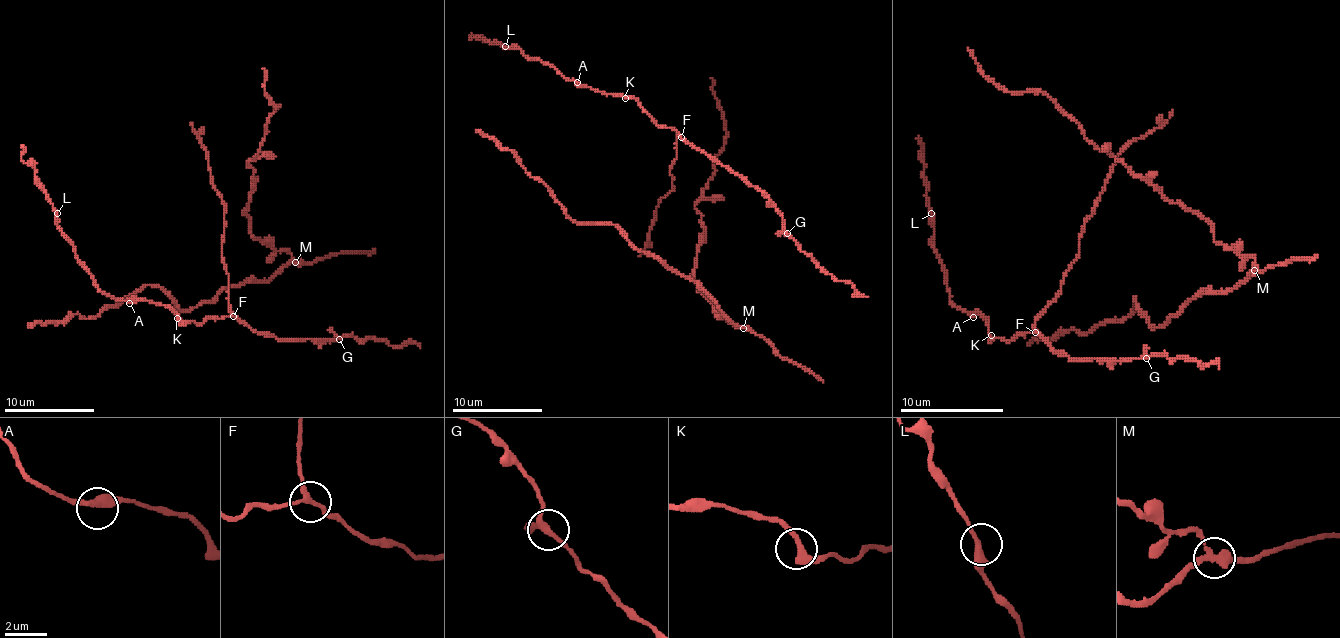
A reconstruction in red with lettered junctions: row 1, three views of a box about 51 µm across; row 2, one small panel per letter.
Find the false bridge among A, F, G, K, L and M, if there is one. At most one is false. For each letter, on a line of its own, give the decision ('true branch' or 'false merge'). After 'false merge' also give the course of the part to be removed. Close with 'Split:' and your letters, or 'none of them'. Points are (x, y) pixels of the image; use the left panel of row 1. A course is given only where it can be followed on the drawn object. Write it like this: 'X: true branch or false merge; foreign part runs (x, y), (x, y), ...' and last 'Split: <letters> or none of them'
A: true branch
F: true branch
G: true branch
K: true branch
L: true branch
M: false merge; foreign part runs (296, 262), (267, 280), (224, 287), (183, 312), (159, 287), (143, 285), (93, 318), (68, 314), (28, 328)
Split: M

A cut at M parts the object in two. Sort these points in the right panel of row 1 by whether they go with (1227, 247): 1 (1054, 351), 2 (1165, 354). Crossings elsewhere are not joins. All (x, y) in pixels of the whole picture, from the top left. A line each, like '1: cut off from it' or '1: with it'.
1: with it
2: with it

